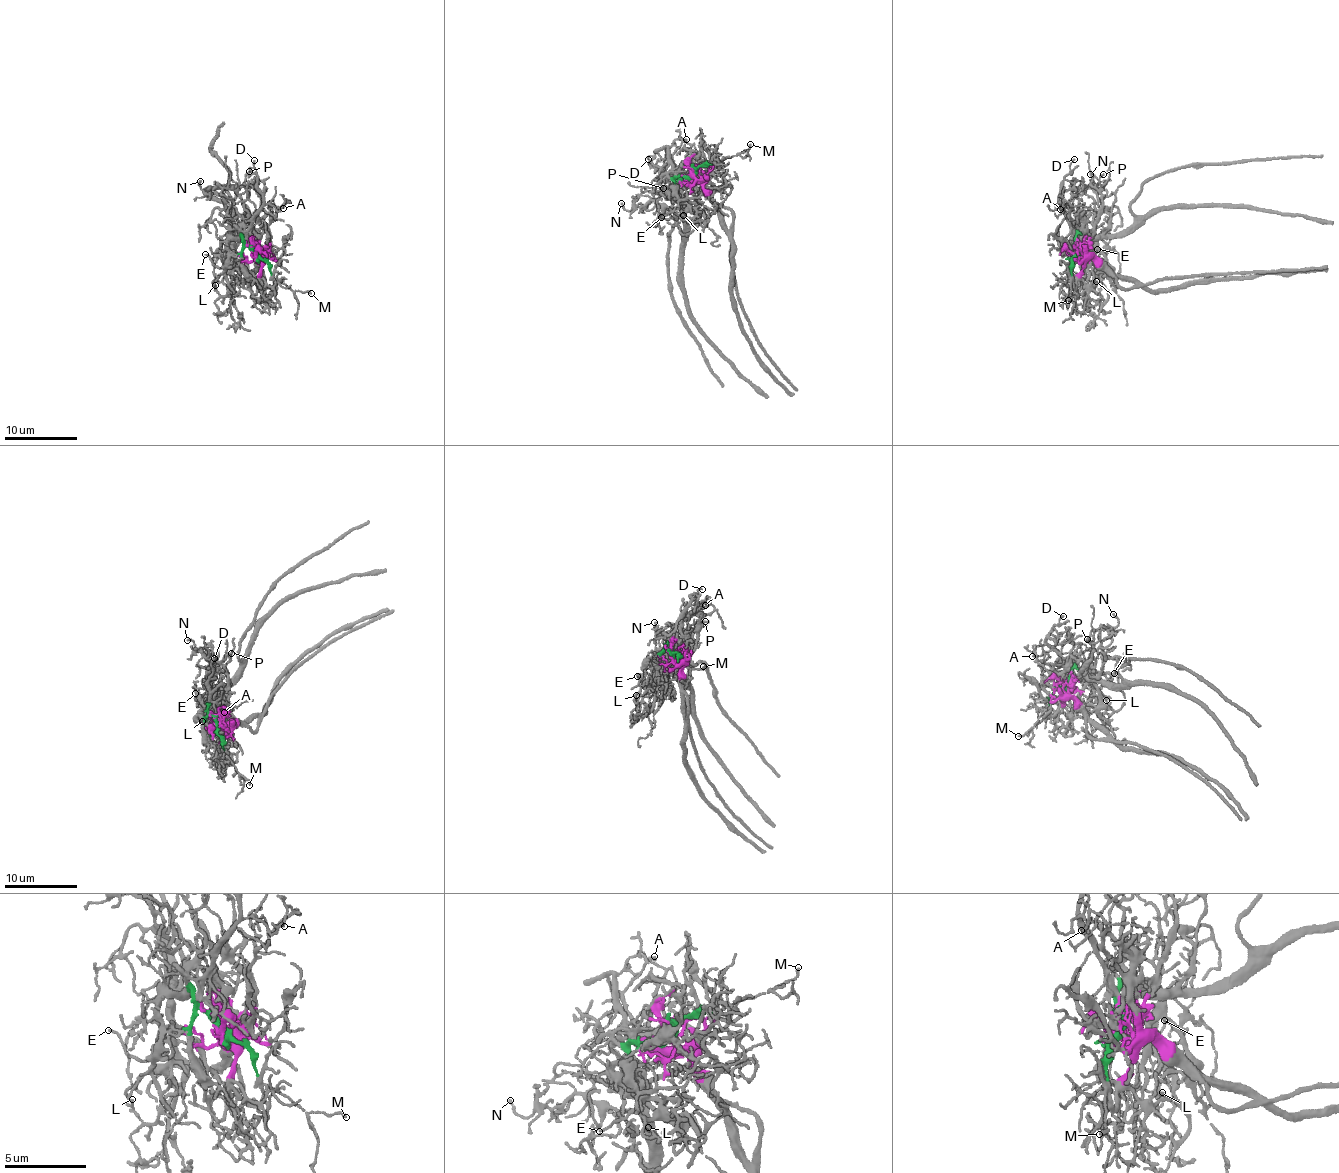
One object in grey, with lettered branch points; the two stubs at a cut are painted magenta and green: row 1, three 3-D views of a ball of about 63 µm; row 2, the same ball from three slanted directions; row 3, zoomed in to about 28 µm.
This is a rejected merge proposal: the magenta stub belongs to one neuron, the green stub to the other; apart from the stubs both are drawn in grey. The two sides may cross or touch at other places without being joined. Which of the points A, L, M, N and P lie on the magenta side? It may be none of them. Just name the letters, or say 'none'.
A, P

